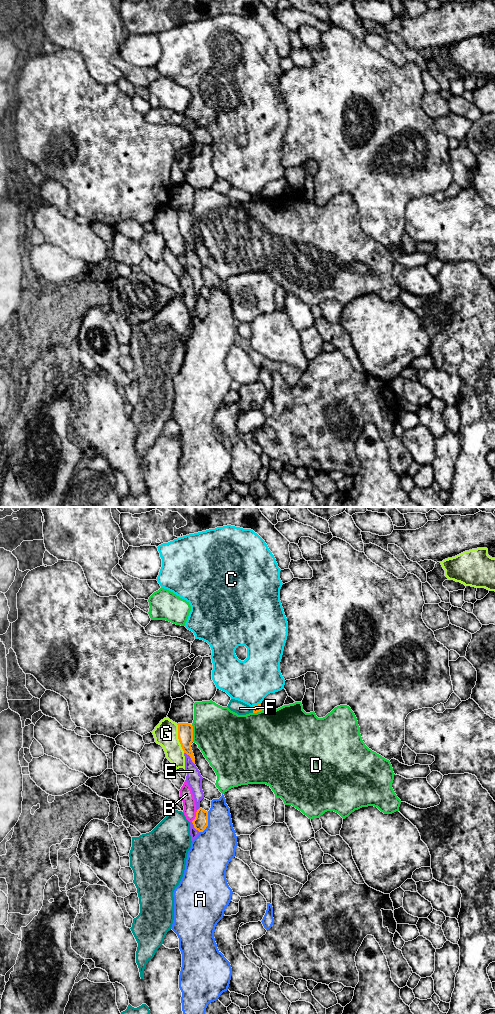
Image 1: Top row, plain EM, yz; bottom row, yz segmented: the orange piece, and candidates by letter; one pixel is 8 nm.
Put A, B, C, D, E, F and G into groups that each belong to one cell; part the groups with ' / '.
A / B F / C / D / E / G

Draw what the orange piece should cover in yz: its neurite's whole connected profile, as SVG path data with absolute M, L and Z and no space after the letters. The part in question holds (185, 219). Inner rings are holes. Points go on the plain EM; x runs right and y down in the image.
M178 211L178 227L181 235L187 243L190 244L192 250L195 252L195 245L191 236L193 230L193 214L188 211Z

